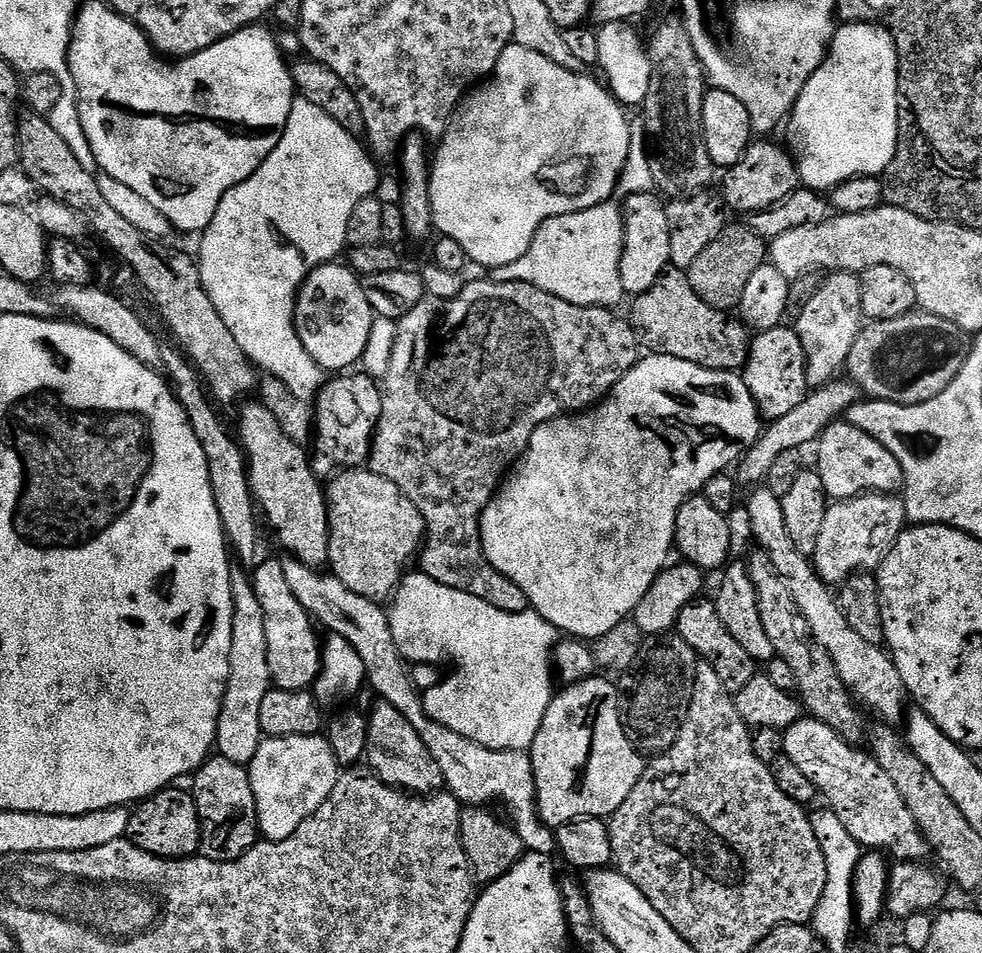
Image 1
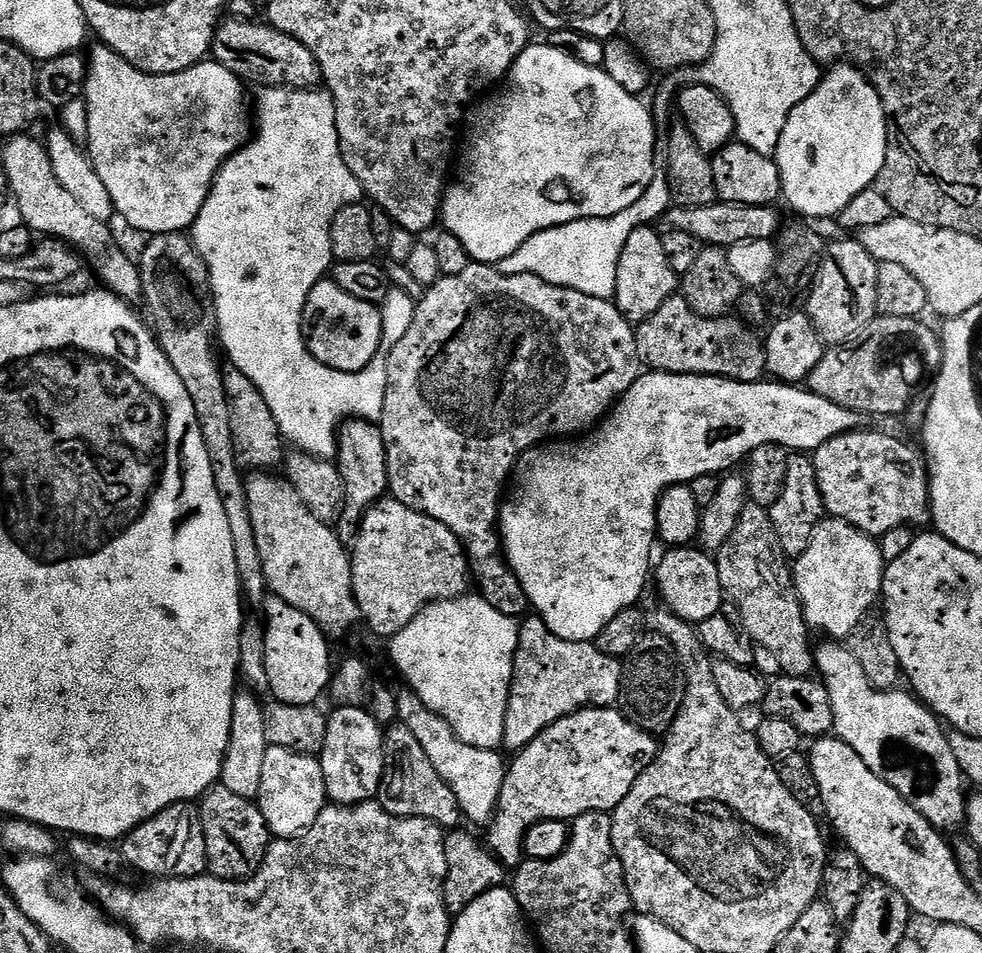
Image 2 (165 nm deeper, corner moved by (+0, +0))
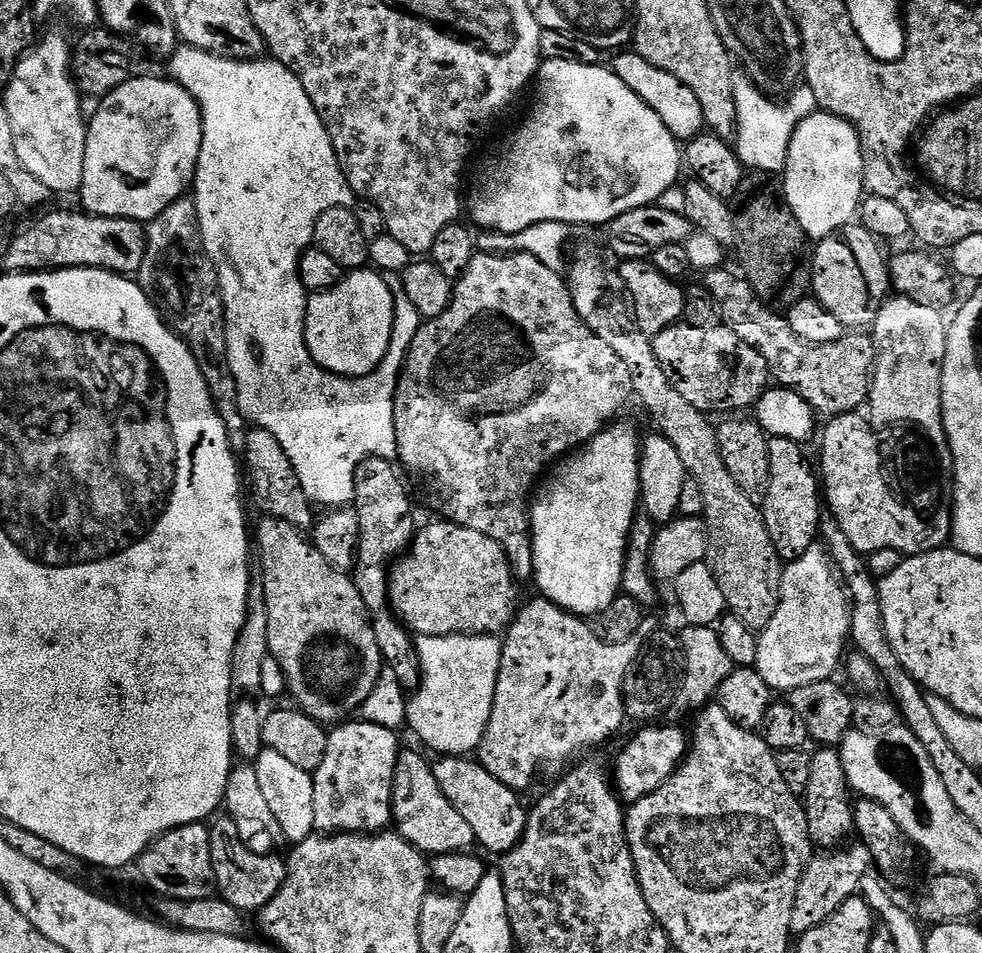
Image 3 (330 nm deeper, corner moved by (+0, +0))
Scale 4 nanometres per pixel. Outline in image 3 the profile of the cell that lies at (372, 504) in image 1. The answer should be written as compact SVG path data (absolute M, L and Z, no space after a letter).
M451 522L439 523L428 524L425 528L423 525L413 536L408 551L391 565L388 573L388 602L391 610L396 614L396 619L416 636L491 636L503 633L518 611L518 599L516 600L518 581L512 574L512 567L502 546L498 546L498 542L494 542L494 538L486 538L486 534L478 534L478 530L470 530L466 526Z

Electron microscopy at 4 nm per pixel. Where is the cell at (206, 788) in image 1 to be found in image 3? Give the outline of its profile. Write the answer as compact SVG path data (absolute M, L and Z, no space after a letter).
M216 814L207 825L210 834L210 858L212 859L212 878L215 891L221 900L230 902L242 914L255 913L268 903L284 880L285 865L276 861L275 855L254 854L238 838L238 826L226 814Z

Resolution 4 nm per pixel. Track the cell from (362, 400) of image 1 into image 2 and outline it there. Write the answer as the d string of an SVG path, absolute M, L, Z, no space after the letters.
M355 418L345 420L338 429L334 463L344 483L344 502L338 516L338 535L341 542L351 546L360 533L360 519L380 500L385 499L388 492L386 442L382 438L379 423Z

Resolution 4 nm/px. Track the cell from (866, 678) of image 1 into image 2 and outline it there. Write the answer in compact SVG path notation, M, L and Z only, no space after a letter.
M824 643L828 644L821 648L819 645L814 652L815 671L828 686L830 706L834 706L835 735L852 746L878 778L894 786L935 828L961 827L965 823L966 777L948 744L945 725L911 691L875 688L866 678L866 670L858 666L858 658L843 643Z

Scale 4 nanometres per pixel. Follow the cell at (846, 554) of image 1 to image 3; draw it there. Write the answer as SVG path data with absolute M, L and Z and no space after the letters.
M814 546L810 550L806 550L806 554L802 554L802 558L797 560L789 560L783 565L780 573L780 601L778 606L774 610L774 614L770 618L770 622L766 627L759 629L756 637L756 663L754 665L756 673L763 678L766 686L772 689L773 693L776 694L787 694L792 692L798 686L810 686L814 682L822 682L823 680L833 679L837 674L836 667L841 667L842 656L840 660L840 654L844 650L846 645L849 643L850 637L848 631L850 630L850 622L852 617L850 615L850 601L845 589L842 587L841 581L838 579L838 573L825 549L820 546Z

